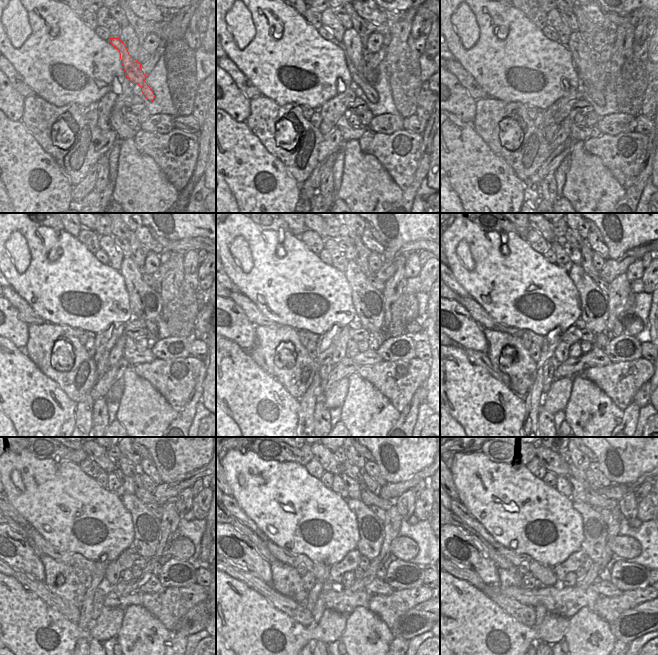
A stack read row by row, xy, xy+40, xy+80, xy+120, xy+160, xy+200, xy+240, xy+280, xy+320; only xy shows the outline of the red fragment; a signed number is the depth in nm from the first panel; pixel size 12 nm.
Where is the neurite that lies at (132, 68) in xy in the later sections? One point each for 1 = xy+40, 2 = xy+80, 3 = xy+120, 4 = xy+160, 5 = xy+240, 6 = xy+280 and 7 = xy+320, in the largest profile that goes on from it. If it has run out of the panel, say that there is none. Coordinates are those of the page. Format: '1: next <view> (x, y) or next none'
1: next xy+40 (357, 77)
2: next xy+80 (597, 96)
3: next xy+120 (152, 327)
4: next xy+160 (378, 337)
5: next xy+240 (156, 570)
6: next xy+280 (381, 572)
7: next xy+320 (605, 574)

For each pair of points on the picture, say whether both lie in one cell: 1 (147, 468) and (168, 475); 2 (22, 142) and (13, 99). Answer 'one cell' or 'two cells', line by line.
1: two cells
2: two cells

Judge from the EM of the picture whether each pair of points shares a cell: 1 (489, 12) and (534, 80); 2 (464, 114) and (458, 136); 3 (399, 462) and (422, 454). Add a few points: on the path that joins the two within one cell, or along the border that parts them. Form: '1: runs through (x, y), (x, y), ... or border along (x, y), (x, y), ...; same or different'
1: runs through (504, 29), (511, 53), (520, 63); same
2: border along (450, 112), (454, 113), (462, 121), (471, 124); different
3: runs through (405, 456), (407, 454), (416, 454); same

